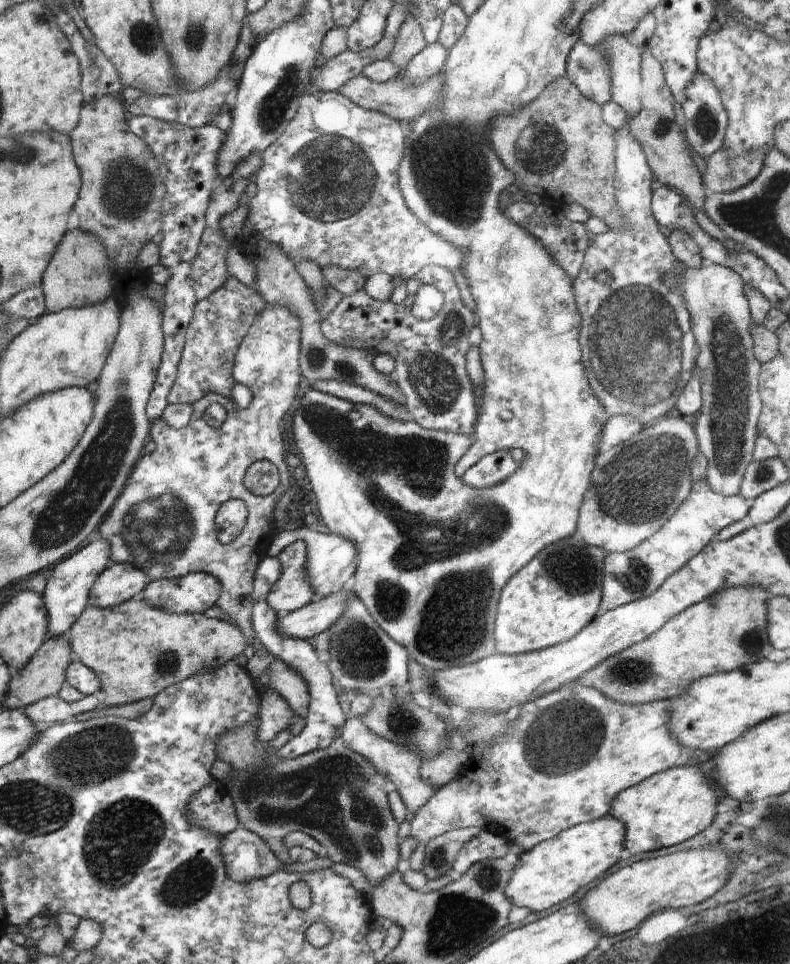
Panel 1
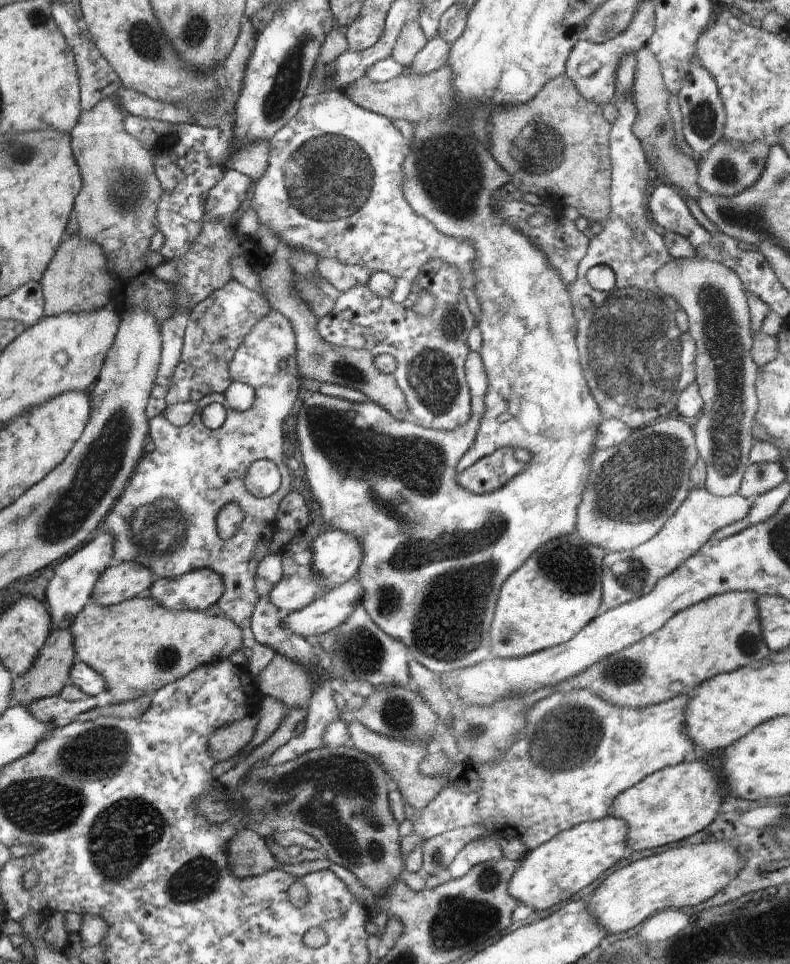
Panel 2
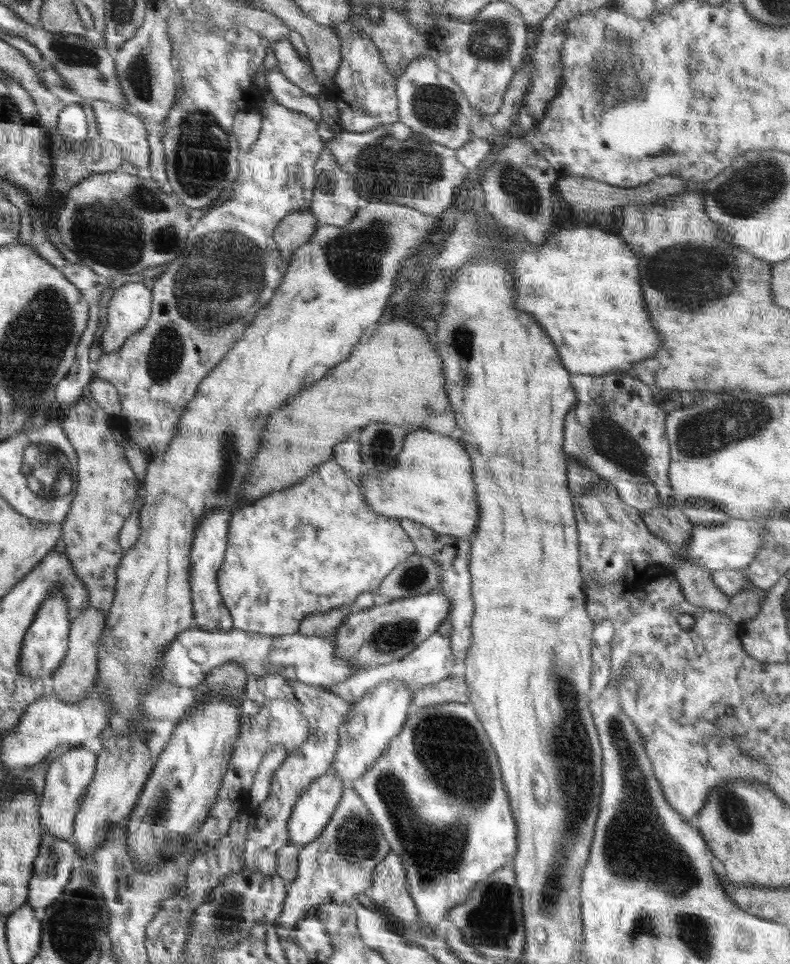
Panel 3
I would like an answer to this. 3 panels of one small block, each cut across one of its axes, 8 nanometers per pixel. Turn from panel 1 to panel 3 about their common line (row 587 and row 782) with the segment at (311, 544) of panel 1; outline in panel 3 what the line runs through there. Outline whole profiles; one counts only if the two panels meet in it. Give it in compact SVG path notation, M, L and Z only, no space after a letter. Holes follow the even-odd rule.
M332 766L329 767L326 774L314 779L294 805L287 826L289 841L304 846L318 837L332 818L344 790L344 782L336 775L336 771L332 771Z

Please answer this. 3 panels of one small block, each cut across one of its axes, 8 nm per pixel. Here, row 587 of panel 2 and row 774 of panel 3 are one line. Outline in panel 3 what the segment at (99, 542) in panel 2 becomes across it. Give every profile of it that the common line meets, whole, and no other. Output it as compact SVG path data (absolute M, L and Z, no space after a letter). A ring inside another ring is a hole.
M83 747L65 748L50 761L45 779L41 802L41 822L46 827L46 833L56 835L73 843L74 822L81 803L85 800L89 787L92 785L97 768L97 757L94 752Z

